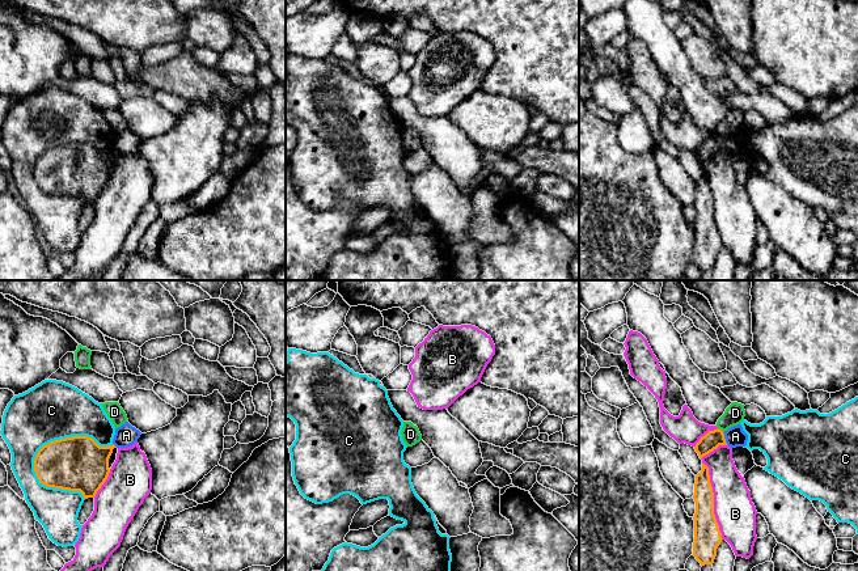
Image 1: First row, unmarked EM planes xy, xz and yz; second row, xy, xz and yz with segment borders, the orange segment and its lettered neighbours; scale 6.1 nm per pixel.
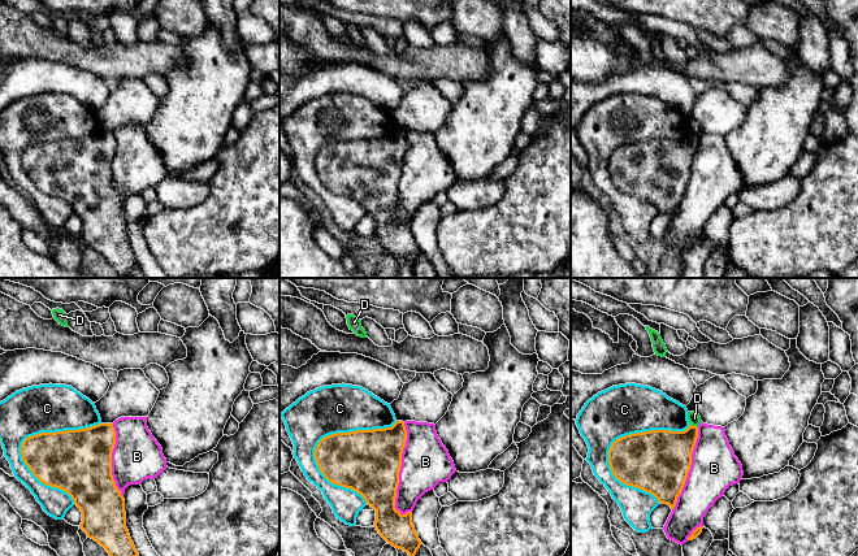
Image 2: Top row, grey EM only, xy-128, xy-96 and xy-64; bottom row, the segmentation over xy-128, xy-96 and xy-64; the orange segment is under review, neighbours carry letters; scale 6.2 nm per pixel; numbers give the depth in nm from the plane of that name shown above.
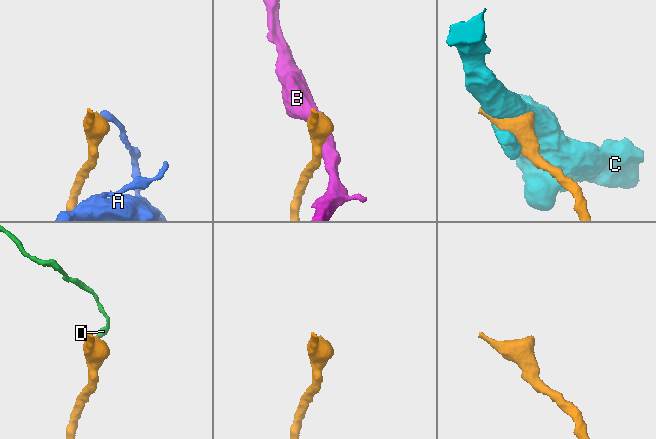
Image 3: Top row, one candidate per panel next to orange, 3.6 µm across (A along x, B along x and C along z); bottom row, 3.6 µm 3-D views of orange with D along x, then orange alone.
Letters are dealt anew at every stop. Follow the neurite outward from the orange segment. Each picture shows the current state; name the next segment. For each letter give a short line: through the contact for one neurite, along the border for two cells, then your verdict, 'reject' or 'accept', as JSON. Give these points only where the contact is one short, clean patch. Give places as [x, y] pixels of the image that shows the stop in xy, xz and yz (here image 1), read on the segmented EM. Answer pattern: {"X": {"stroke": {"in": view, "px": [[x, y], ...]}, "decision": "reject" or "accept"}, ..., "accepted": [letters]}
{"A": {"stroke": {"in": "yz", "px": [[722, 432], [727, 444]]}, "decision": "reject"}, "B": {"decision": "reject"}, "C": {"decision": "reject"}, "D": {"stroke": {"in": "yz", "px": [[718, 427], [723, 431]]}, "decision": "reject"}, "accepted": []}

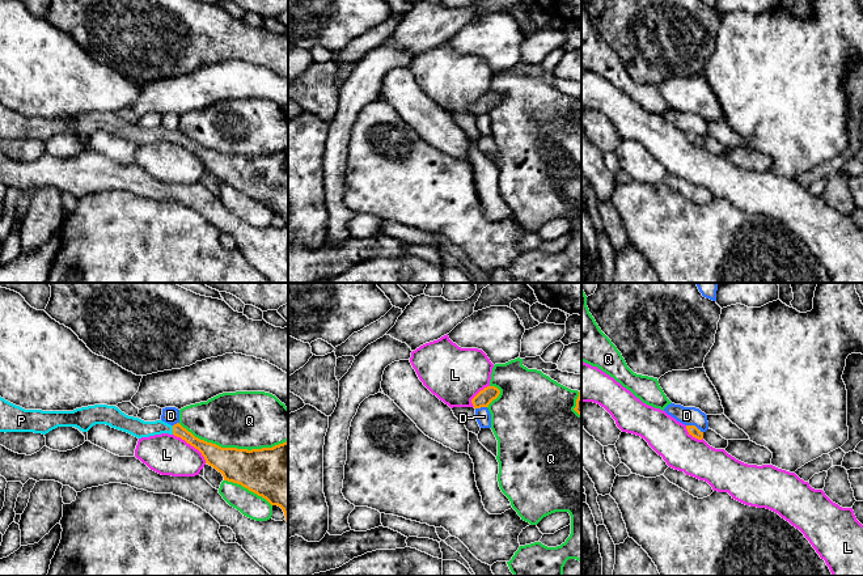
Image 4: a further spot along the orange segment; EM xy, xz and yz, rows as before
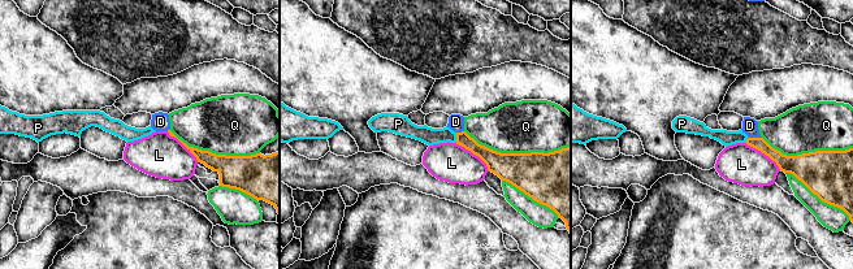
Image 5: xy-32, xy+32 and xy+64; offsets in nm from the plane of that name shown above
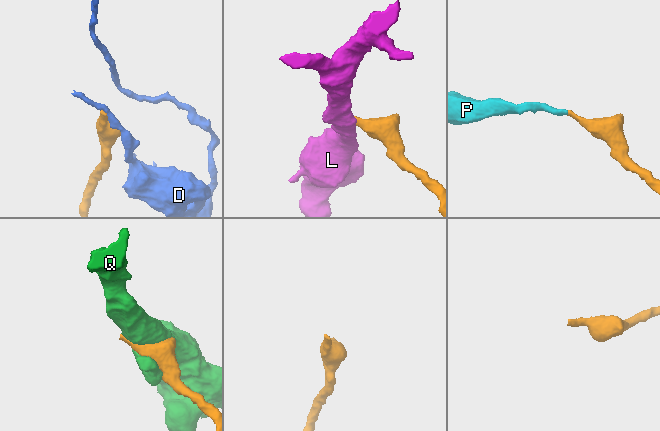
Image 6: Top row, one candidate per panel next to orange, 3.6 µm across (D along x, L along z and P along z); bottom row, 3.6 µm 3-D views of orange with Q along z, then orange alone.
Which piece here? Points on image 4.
{"D": {"decision": "reject"}, "L": {"stroke": {"in": "xy", "px": [[173, 433], [193, 445], [206, 462]]}, "decision": "reject"}, "P": {"decision": "accept"}, "Q": {"decision": "reject"}, "accepted": ["P"]}

